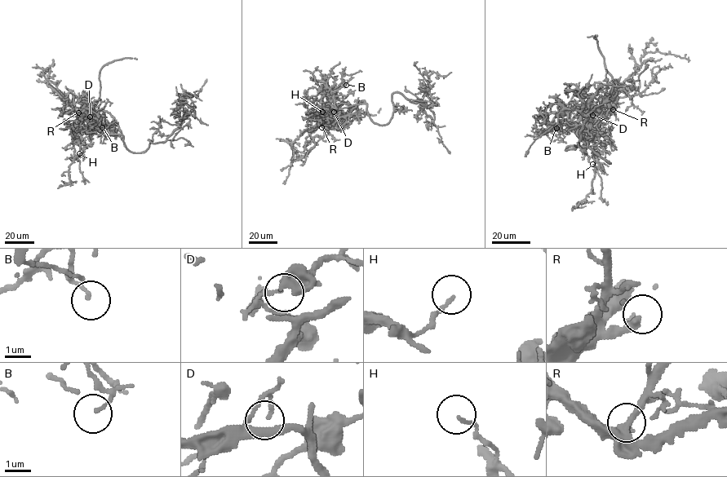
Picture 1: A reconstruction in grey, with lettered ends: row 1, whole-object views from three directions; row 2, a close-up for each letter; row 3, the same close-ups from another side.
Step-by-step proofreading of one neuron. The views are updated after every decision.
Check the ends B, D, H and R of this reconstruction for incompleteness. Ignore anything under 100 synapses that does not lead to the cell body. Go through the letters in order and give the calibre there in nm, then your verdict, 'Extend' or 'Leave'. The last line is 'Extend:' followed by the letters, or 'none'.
B: Thickness 110 nm. Leave
D: Thickness 130 nm. Leave
H: Thickness 110 nm. Leave
R: Thickness 240 nm. Extend
Extend: R

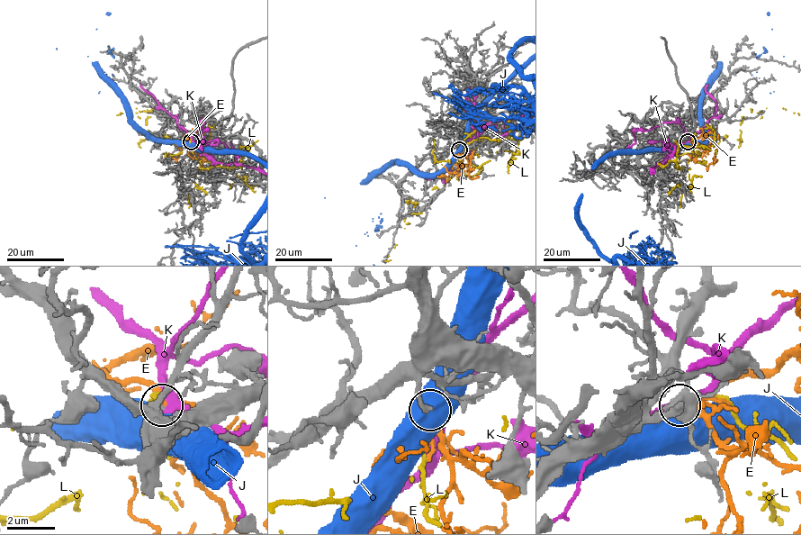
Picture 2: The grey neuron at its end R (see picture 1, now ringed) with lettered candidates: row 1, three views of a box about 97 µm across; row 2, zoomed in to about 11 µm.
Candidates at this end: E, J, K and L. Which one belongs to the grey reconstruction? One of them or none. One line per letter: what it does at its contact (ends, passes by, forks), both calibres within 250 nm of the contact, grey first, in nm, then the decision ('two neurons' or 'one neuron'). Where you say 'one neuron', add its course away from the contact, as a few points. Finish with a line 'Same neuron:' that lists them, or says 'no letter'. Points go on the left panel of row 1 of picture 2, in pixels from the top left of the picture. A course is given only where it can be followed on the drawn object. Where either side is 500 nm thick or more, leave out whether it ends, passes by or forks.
E: it passes by; calibres 260 and 300 nm; one neuron; course (191, 141), (184, 138), (191, 135), (181, 144), (177, 158), (168, 153)
J: calibres 280 and 700 nm; two neurons
K: it passes by; calibres 260 and 400 nm; two neurons
L: it ends; calibres 320 and 280 nm; two neurons
Same neuron: E

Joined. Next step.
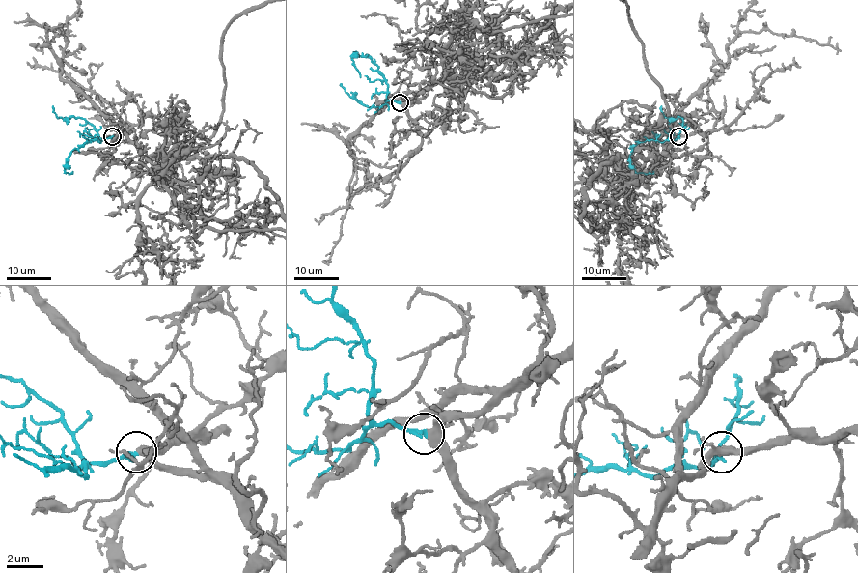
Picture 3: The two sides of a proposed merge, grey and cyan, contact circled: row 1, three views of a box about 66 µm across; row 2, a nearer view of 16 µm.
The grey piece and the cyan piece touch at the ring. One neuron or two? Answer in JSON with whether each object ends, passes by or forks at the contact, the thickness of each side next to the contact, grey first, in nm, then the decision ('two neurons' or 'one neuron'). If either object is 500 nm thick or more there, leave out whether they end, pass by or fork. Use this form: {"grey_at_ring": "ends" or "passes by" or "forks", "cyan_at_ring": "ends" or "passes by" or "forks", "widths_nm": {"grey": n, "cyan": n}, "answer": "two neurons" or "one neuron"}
{"grey_at_ring": "forks", "cyan_at_ring": "ends", "widths_nm": {"grey": 320, "cyan": 280}, "answer": "one neuron"}

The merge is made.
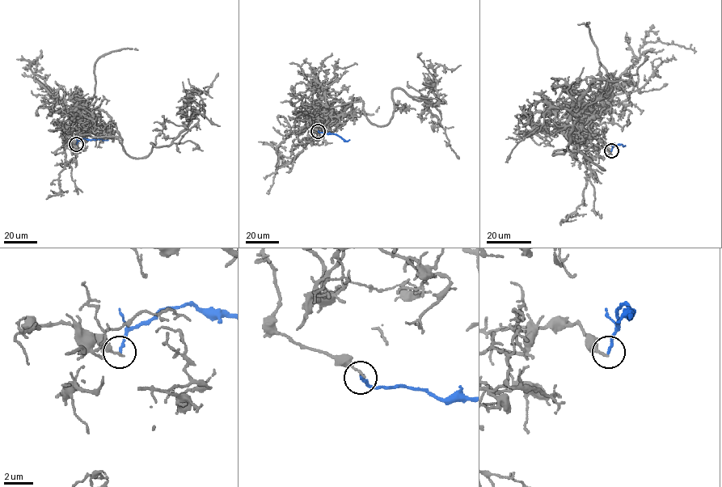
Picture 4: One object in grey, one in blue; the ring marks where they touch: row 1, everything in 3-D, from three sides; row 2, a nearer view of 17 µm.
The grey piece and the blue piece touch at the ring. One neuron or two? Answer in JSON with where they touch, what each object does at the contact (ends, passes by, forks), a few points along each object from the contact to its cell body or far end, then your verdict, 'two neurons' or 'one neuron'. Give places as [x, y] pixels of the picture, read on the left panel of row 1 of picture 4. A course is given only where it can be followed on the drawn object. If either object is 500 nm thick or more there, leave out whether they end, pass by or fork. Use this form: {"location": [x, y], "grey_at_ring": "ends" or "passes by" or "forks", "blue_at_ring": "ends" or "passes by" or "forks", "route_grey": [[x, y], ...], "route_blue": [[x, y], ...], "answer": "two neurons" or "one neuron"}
{"location": [76, 144], "grey_at_ring": "ends", "blue_at_ring": "ends", "route_grey": [[77, 144], [64, 138], [69, 118], [145, 158], [151, 143], [168, 146], [187, 126], [187, 101], [217, 73]], "route_blue": [[77, 143], [84, 138], [107, 139]], "answer": "two neurons"}

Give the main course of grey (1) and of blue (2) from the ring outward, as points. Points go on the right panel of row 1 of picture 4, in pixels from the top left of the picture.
1: (610, 151), (585, 143), (593, 116), (571, 142), (604, 170), (554, 155), (588, 85), (648, 56)
2: (611, 150), (614, 143), (614, 146), (622, 145)

